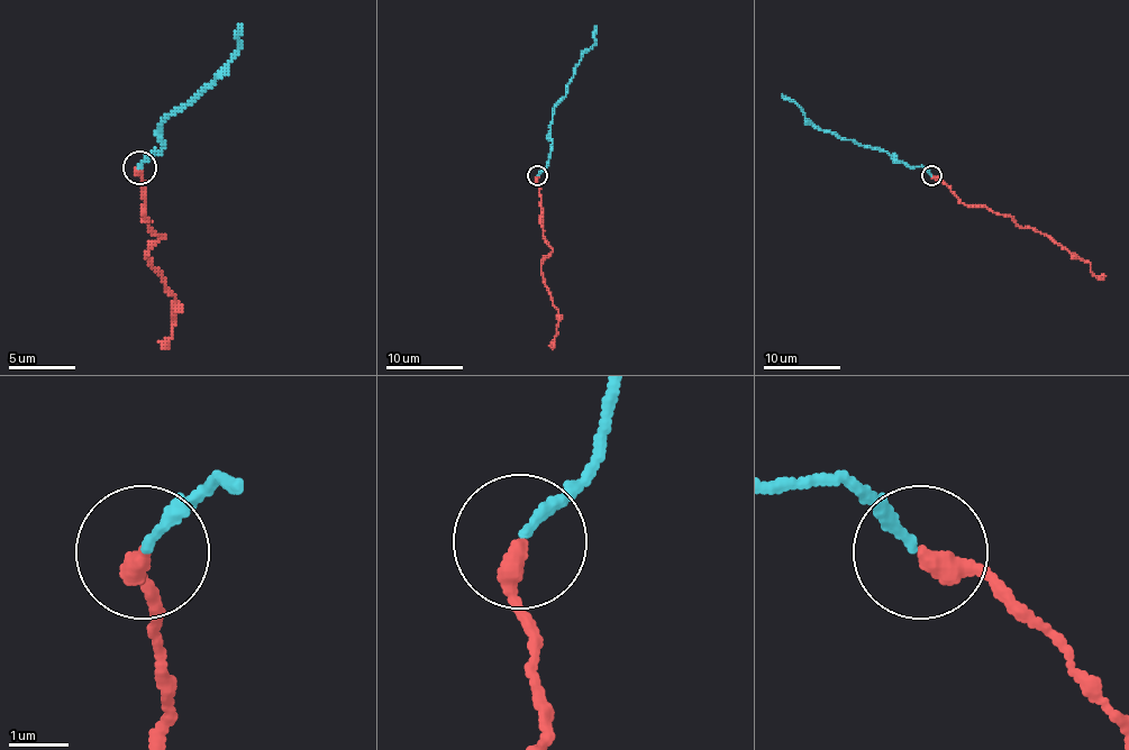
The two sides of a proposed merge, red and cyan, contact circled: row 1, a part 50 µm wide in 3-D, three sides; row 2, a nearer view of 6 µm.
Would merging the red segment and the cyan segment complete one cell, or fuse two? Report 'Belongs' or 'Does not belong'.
Belongs

